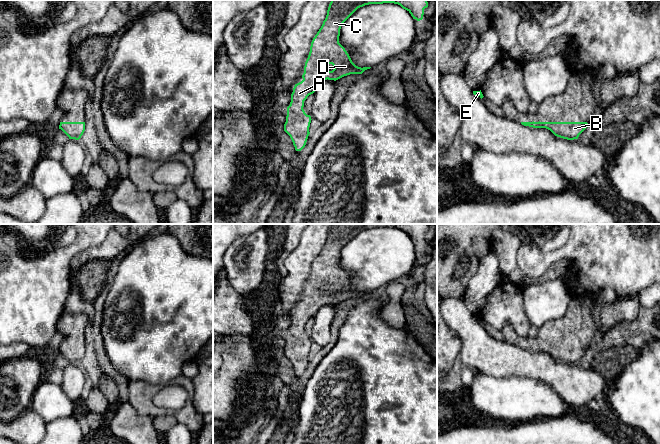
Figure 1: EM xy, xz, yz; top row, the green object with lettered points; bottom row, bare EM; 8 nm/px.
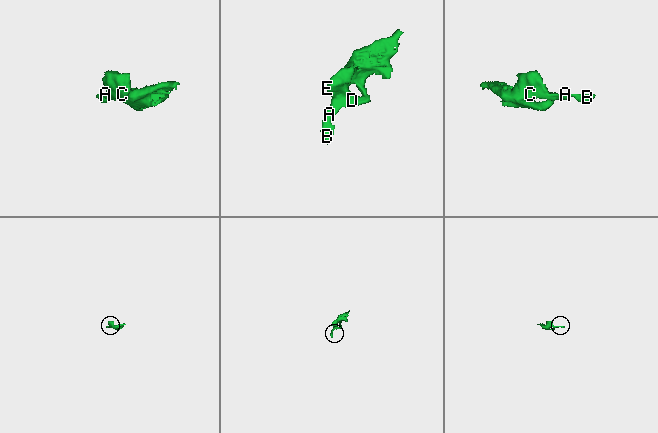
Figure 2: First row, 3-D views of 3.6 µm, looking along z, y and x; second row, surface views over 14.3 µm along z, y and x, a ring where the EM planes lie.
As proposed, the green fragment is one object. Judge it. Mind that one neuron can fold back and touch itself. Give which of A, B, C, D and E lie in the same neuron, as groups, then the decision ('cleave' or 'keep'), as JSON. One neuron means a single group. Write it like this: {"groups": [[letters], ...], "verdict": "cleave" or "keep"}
{"groups": [["A", "B", "C", "D", "E"]], "verdict": "keep"}

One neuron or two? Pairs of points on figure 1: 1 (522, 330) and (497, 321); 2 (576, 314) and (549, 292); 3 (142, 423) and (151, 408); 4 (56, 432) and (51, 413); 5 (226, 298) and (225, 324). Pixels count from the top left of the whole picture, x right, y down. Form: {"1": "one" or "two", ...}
{"1": "one", "2": "two", "3": "two", "4": "two", "5": "one"}

